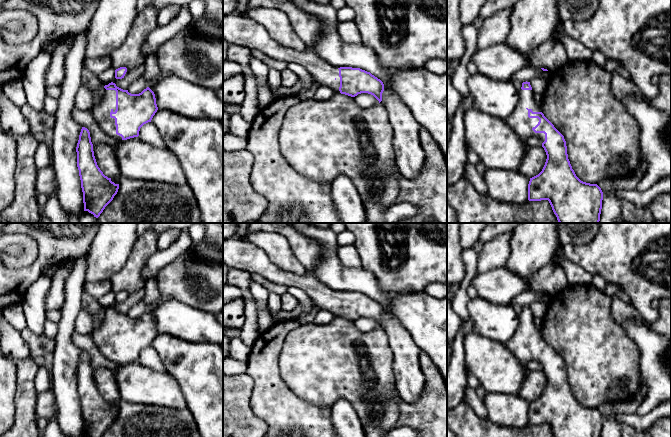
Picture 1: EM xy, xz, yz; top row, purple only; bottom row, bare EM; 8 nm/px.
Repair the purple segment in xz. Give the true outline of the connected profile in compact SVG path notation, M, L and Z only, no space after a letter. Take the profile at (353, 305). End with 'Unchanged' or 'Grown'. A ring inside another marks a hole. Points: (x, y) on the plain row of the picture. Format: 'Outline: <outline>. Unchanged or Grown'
Outline: M223 240L223 263L229 268L260 274L276 284L298 287L308 294L319 310L329 311L336 317L351 321L368 317L379 327L382 325L384 308L370 296L352 291L337 292L313 275L296 275L285 271L275 265L263 250L247 240Z. Grown

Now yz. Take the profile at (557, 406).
Outline: M530 306L522 307L519 319L516 332L505 346L523 366L531 360L540 362L547 379L542 395L530 402L528 424L548 424L554 437L601 437L603 424L601 412L597 408L583 406L576 400L568 383L564 360L542 337L535 325Z. Grown

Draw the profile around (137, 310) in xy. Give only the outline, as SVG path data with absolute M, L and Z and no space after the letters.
M140 300L137 302L135 305L133 305L129 311L128 311L128 316L131 318L139 318L141 317L144 313L149 311L150 307L148 307L144 300Z

